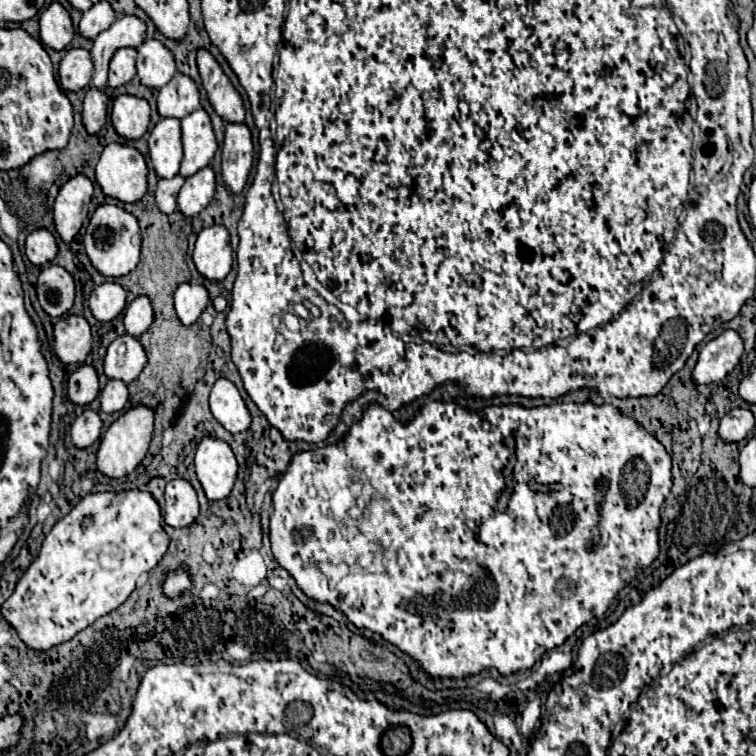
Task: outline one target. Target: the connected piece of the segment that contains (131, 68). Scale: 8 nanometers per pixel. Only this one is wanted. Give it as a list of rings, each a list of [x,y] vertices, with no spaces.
[[[124,47],[112,55],[108,71],[108,87],[116,89],[126,85],[136,75],[136,49]]]

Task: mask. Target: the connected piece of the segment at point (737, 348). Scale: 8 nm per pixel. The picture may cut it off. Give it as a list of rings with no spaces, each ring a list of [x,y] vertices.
[[[726,329],[700,349],[694,369],[694,381],[708,385],[722,381],[738,363],[744,353],[744,341],[734,329]]]

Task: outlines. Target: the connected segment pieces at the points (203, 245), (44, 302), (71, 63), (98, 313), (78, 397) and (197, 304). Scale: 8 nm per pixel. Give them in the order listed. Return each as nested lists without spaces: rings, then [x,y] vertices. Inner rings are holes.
[[[224,225],[204,227],[194,245],[194,265],[206,277],[222,281],[232,269],[230,233]]]
[[[60,265],[44,267],[36,283],[36,293],[42,309],[50,317],[62,317],[74,305],[74,279]]]
[[[68,49],[64,59],[60,61],[60,83],[68,91],[80,91],[90,83],[94,73],[94,63],[90,51],[86,49]]]
[[[102,283],[90,295],[90,309],[98,321],[112,321],[126,305],[126,291],[118,283]]]
[[[80,365],[68,379],[68,397],[78,405],[88,405],[100,393],[98,373],[92,365]]]
[[[182,283],[174,293],[174,307],[184,325],[196,323],[196,319],[202,315],[208,303],[210,303],[210,293],[204,285]]]

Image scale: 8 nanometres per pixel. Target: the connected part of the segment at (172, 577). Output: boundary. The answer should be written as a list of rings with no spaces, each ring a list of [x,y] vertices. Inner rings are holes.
[[[180,565],[174,571],[166,573],[166,579],[162,583],[162,593],[168,599],[176,599],[180,595],[184,595],[192,585],[192,577],[190,577],[190,569],[186,565]]]

